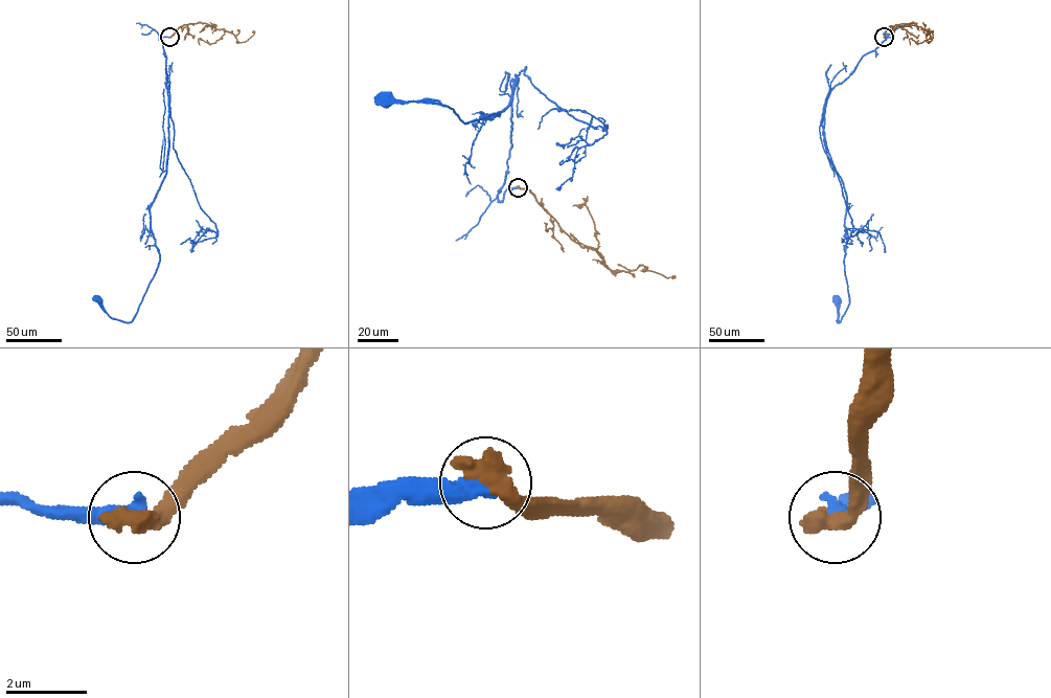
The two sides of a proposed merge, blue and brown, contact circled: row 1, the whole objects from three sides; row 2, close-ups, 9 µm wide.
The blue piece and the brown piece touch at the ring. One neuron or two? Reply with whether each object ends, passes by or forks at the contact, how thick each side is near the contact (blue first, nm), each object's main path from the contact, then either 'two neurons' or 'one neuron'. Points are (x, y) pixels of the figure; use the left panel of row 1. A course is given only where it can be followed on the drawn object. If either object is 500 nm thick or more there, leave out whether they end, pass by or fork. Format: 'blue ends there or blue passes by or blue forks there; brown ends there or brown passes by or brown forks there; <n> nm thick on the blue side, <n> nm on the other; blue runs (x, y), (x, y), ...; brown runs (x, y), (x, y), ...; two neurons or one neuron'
500 nm thick on the blue side, 650 nm on the other; blue runs (169, 37), (158, 34), (166, 55), (166, 173), (150, 209), (159, 263), (131, 321), (112, 318), (98, 298); brown runs (169, 37), (179, 27), (200, 22), (225, 30), (214, 43), (199, 39), (200, 45); two neurons

